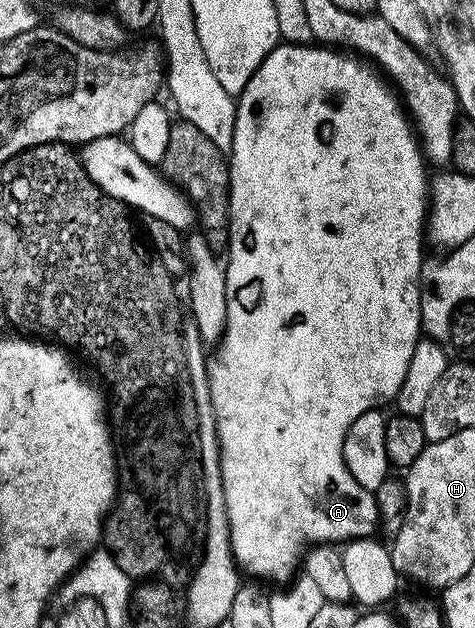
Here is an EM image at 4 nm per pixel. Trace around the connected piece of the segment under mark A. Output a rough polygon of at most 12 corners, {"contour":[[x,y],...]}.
{"contour":[[380,71],[237,96],[207,363],[231,547],[380,529],[345,436],[421,338],[429,166]]}

